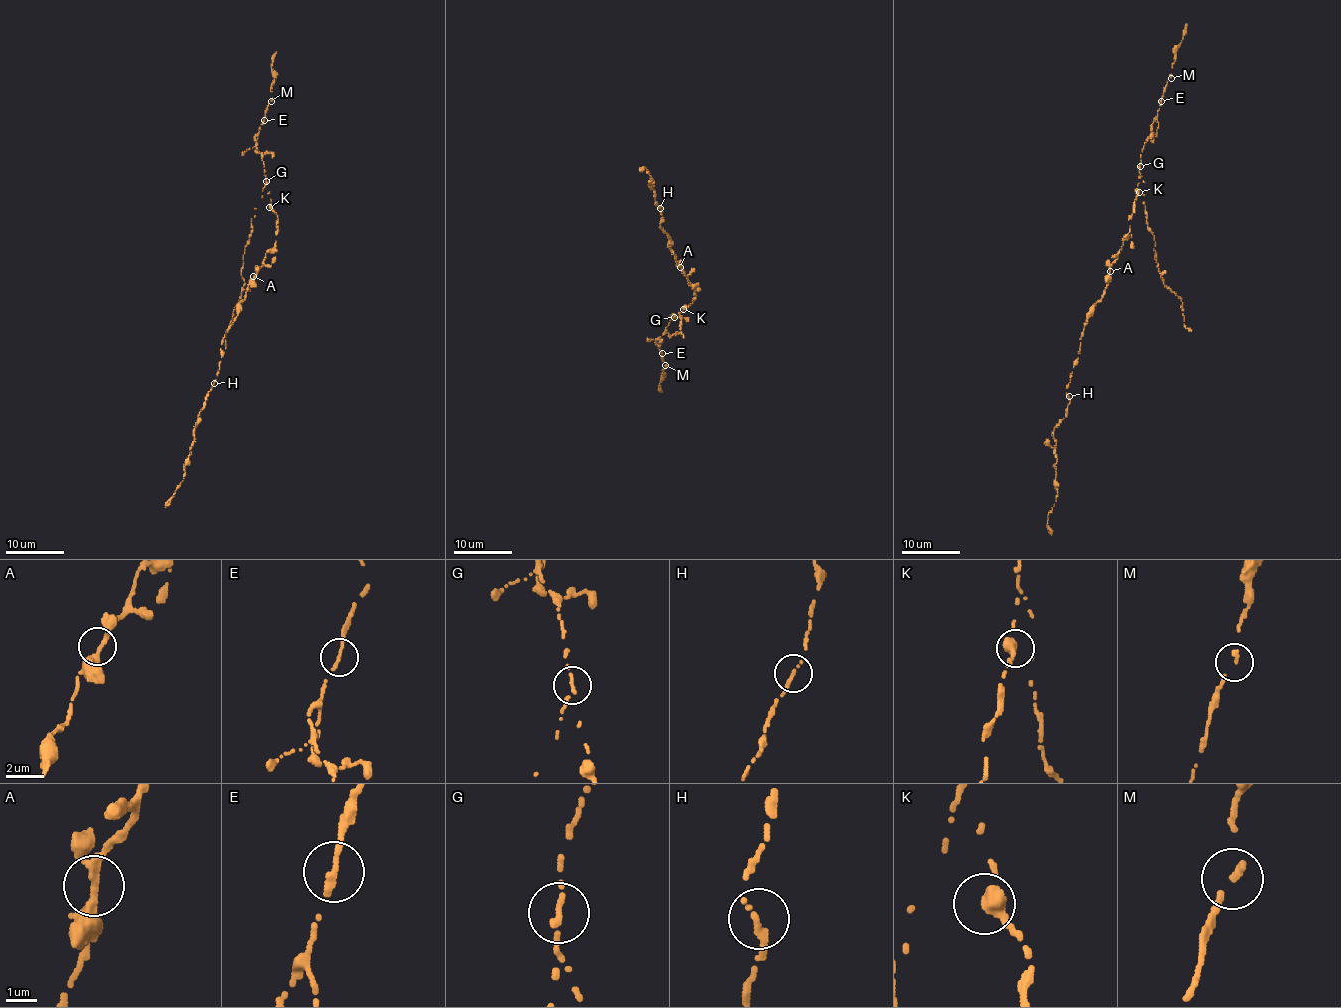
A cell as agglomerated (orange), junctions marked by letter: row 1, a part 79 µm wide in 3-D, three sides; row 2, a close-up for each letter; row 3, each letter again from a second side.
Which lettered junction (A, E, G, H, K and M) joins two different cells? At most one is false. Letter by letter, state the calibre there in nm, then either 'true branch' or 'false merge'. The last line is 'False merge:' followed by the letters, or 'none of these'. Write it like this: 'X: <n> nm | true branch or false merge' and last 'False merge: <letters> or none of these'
A: 260 nm | true branch
E: 280 nm | true branch
G: 280 nm | false merge
H: 280 nm | true branch
K: 360 nm | true branch
M: 240 nm | true branch
False merge: G

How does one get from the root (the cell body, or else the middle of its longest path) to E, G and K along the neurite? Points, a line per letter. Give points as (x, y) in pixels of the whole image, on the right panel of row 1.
E: (1110, 270), (1129, 232), (1128, 219), (1133, 212), (1139, 177), (1142, 176), (1141, 154), (1161, 101)
G: (1110, 270), (1129, 232), (1128, 219), (1133, 212), (1139, 177), (1142, 176), (1140, 165)
K: (1110, 270), (1129, 232), (1128, 219), (1139, 192)

